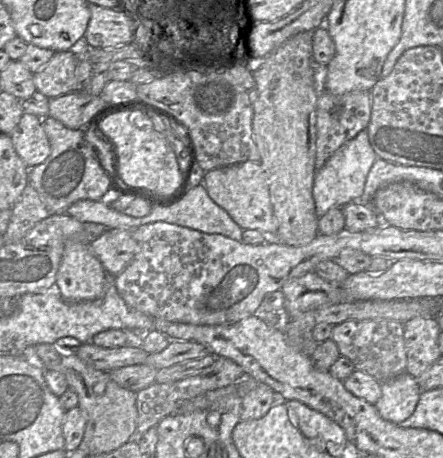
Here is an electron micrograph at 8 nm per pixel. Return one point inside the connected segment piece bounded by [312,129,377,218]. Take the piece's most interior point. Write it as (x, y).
(341, 180)

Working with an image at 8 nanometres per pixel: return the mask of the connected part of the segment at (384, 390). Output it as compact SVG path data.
M403 372L381 383L381 395L374 405L383 419L398 424L414 412L421 392L416 378Z

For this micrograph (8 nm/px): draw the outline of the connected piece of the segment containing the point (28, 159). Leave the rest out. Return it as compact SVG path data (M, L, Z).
M24 113L10 134L14 148L28 168L43 163L51 153L42 119L30 113Z

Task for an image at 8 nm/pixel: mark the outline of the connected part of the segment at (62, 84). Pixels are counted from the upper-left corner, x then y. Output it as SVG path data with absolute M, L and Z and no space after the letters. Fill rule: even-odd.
M77 49L55 52L52 58L34 74L37 91L56 98L75 90Z

